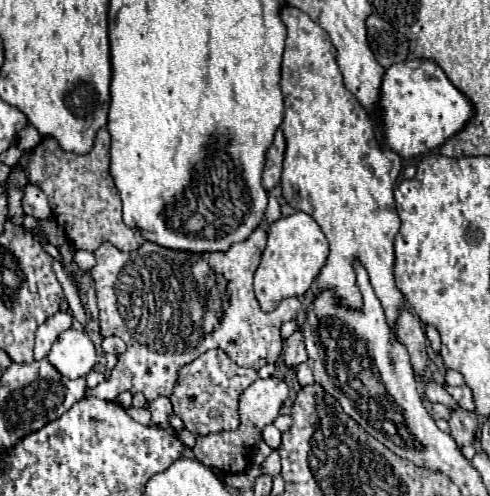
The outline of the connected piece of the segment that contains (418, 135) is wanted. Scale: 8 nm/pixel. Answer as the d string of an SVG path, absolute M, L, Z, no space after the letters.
M424 60L392 64L382 82L382 98L378 106L384 126L384 142L402 158L424 156L430 150L440 148L474 118L474 104L448 80L444 70L434 66L434 72L428 74L424 64Z

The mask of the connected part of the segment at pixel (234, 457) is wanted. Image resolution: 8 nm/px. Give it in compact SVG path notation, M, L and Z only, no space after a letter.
M258 378L240 396L240 406L238 406L240 426L236 430L222 430L222 432L216 432L216 434L196 436L196 444L192 448L194 458L208 468L216 468L216 470L222 470L222 472L228 472L228 474L246 472L250 468L254 448L262 440L264 426L272 424L278 418L278 410L284 404L286 398L288 398L288 386L282 380L278 380L278 378L260 380Z

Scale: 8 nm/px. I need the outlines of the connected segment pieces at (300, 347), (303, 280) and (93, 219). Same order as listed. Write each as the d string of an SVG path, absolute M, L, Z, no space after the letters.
M296 330L288 340L284 340L284 364L288 370L298 370L300 364L304 364L308 360L306 356L306 350L304 350L304 340L302 340L302 334L300 330Z
M296 212L270 224L268 244L254 276L254 292L260 300L262 310L268 312L270 308L274 308L274 304L278 304L278 300L286 296L302 296L306 290L310 290L322 266L326 264L326 258L328 258L326 236L322 234L322 230L318 228L316 220L310 214Z
M100 128L90 154L78 156L74 152L66 152L54 138L44 138L26 154L28 182L38 186L48 196L54 220L66 230L66 236L76 246L76 250L94 252L98 244L106 240L120 252L132 252L144 244L140 232L126 226L122 220L120 194L108 170L108 144L110 134L106 128Z

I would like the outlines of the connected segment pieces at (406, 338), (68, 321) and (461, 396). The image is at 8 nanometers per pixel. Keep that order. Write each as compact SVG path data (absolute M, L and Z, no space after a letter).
M402 308L396 318L396 334L406 344L416 374L422 374L428 362L428 354L426 354L426 344L424 344L426 334L424 334L420 318L408 308Z
M56 312L50 316L42 326L36 330L36 344L34 344L34 360L42 360L48 356L54 340L72 326L72 318L68 312Z
M444 384L444 388L464 410L474 410L474 396L472 396L472 390L468 386L454 388L454 392L452 392L452 386L448 386L448 384Z

